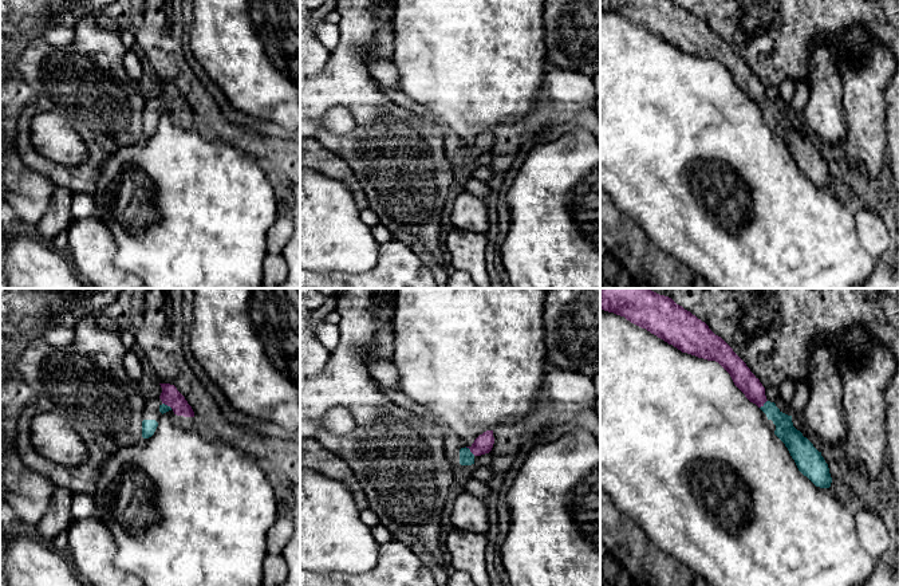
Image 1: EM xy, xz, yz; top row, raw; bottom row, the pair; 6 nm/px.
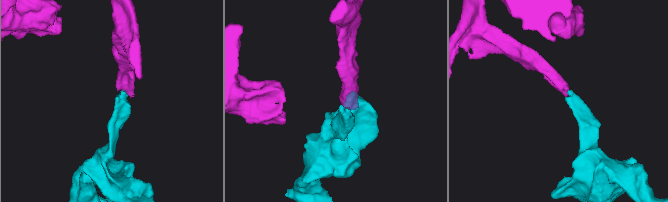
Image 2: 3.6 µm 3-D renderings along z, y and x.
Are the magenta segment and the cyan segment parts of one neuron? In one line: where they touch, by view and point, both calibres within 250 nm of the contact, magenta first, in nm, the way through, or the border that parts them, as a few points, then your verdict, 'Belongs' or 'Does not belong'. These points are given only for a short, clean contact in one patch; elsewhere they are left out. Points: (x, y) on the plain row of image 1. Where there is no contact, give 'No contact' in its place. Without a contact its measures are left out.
Touches magenta at xz (470, 150). Thickness 110 nm (magenta) against 90 nm. Path across: xz (484, 142), (470, 150), (466, 157). Belongs

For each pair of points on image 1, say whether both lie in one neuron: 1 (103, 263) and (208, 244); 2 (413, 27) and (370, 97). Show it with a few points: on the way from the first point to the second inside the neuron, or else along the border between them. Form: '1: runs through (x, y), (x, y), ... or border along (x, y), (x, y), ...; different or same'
1: border along (110, 231), (117, 244), (115, 263), (134, 274); different
2: border along (391, 27), (393, 56), (390, 59); different

